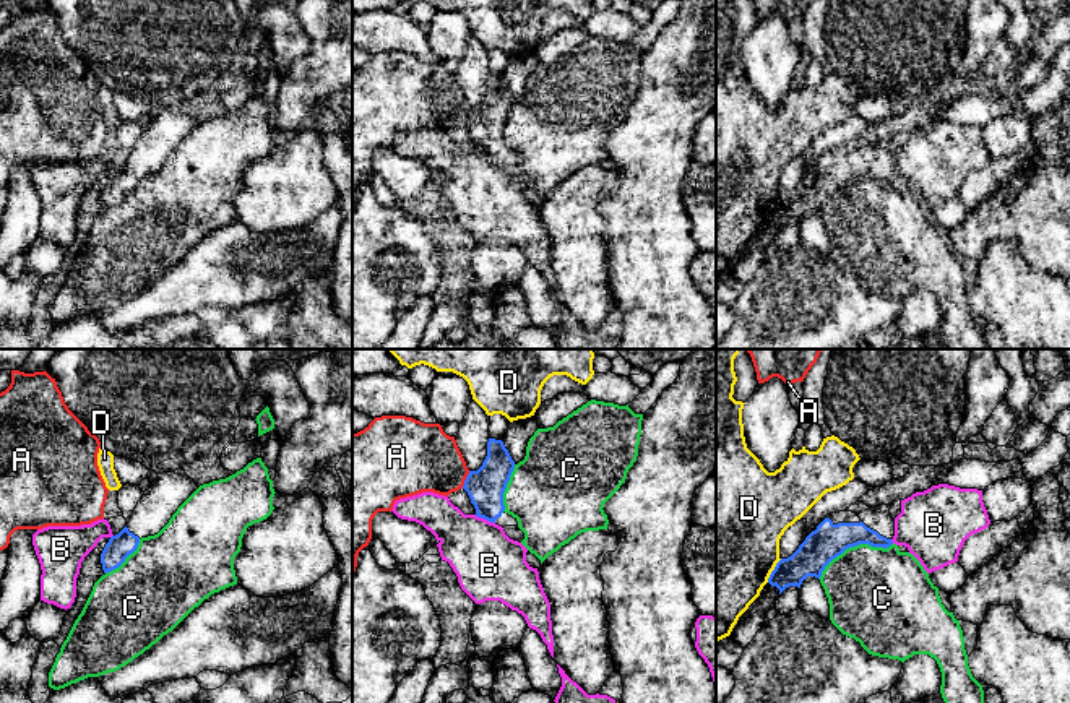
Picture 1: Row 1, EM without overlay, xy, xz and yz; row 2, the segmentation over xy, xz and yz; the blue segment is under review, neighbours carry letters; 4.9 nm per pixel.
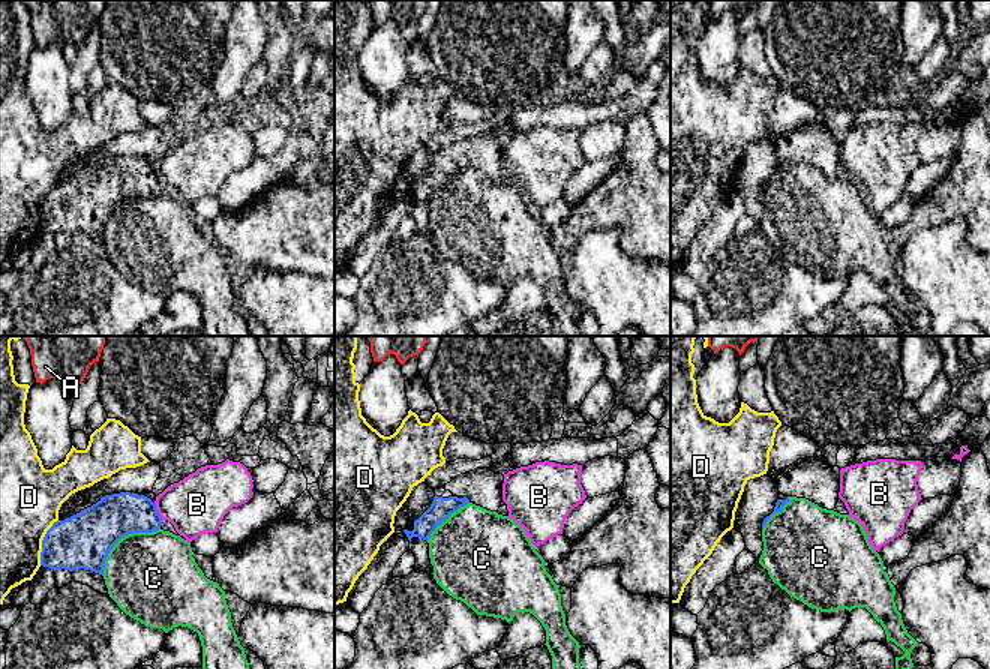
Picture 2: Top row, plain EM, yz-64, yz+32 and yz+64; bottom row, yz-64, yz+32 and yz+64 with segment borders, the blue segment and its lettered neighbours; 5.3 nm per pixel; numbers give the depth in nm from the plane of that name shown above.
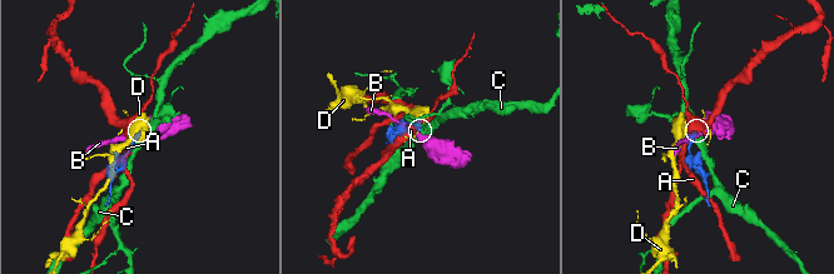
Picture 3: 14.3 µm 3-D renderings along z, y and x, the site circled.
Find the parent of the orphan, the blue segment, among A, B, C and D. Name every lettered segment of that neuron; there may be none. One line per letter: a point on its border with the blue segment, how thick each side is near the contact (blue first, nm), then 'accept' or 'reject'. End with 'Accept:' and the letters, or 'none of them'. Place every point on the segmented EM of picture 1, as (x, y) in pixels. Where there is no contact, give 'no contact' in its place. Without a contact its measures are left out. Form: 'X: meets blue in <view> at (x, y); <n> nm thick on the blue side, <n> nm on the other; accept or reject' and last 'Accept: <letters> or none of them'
A: meets blue in xz at (466, 479); 190 nm thick on the blue side, 340 nm on the other; reject
B: meets blue in xz at (484, 518); 190 nm thick on the blue side, 340 nm on the other; reject
C: meets blue in yz at (853, 546); 170 nm thick on the blue side, 440 nm on the other; reject
D: meets blue in yz at (773, 570); 170 nm thick on the blue side, 480 nm on the other; reject
Accept: none of them

